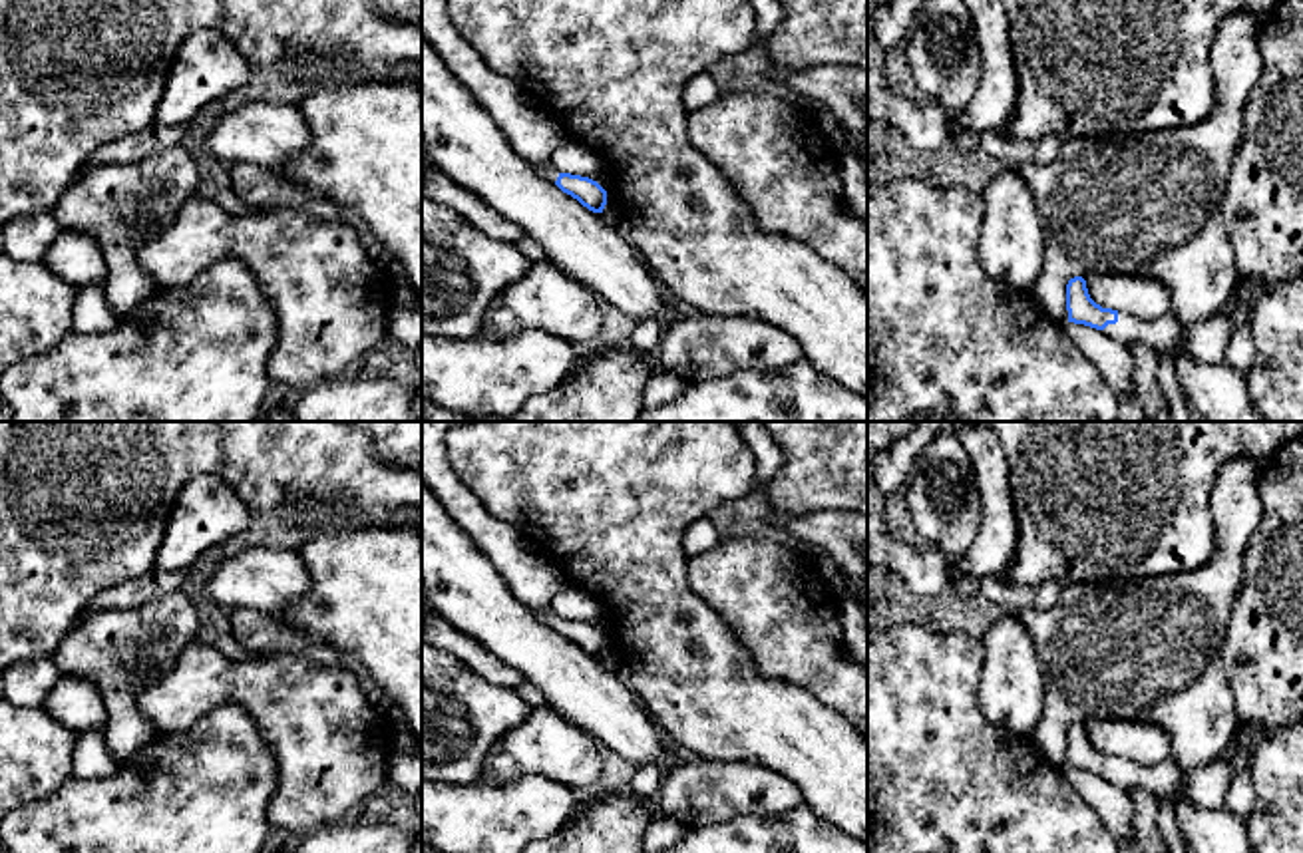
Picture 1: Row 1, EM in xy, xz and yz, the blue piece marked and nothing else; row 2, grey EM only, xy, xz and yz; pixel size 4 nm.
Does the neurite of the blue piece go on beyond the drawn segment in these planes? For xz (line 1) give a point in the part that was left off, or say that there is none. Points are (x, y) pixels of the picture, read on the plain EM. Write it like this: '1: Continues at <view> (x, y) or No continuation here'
1: Continues at xz (544, 615)

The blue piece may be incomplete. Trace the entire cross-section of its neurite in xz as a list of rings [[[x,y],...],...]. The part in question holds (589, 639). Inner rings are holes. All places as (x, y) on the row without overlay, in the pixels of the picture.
[[[551,608],[535,610],[535,614],[543,624],[555,628],[563,638],[577,644],[589,656],[603,658],[607,650],[607,636],[597,626],[581,620],[559,618],[551,612]]]

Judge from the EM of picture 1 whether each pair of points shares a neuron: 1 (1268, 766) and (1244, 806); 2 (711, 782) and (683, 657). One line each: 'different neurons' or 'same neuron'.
1: different neurons
2: different neurons

